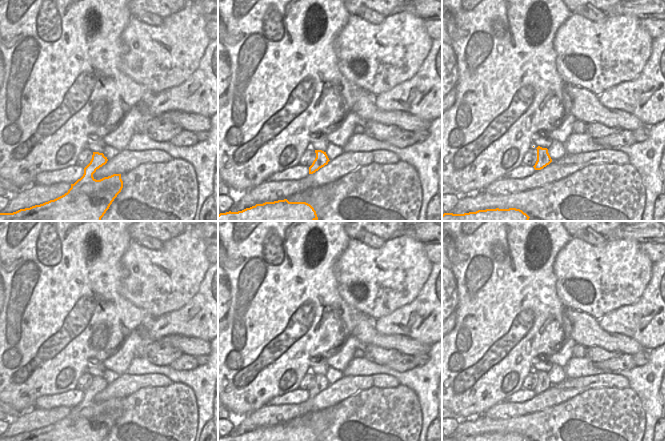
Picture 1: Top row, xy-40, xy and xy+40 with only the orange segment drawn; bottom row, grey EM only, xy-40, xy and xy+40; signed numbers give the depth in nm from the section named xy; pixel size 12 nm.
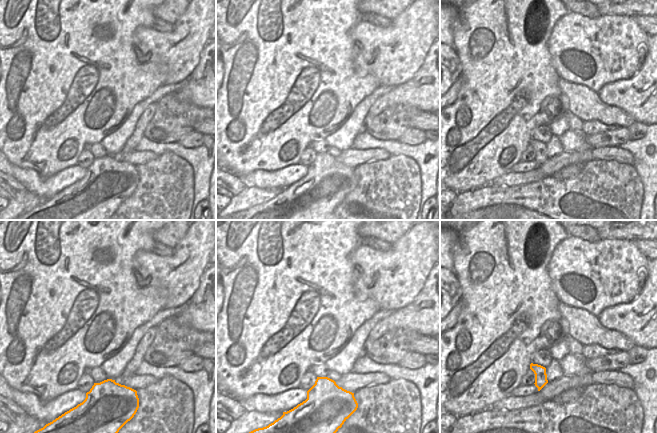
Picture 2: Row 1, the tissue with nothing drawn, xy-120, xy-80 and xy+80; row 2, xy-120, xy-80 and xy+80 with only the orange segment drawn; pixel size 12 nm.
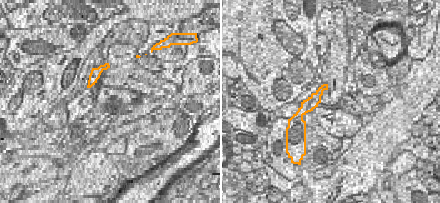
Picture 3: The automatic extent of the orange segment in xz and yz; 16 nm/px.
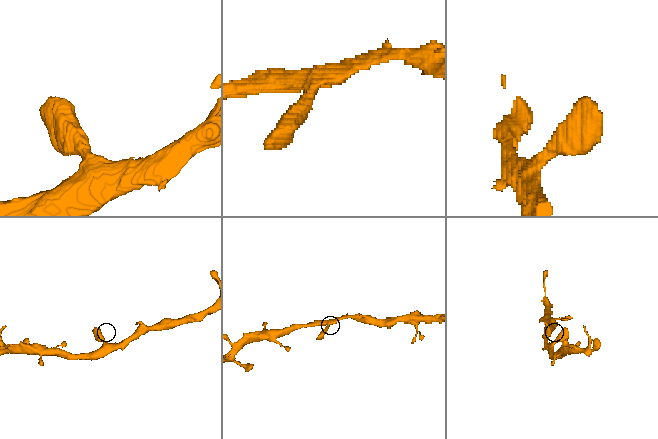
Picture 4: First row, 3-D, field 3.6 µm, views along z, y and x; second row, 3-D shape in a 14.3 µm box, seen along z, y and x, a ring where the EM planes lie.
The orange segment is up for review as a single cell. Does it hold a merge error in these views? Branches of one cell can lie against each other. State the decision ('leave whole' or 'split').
leave whole

